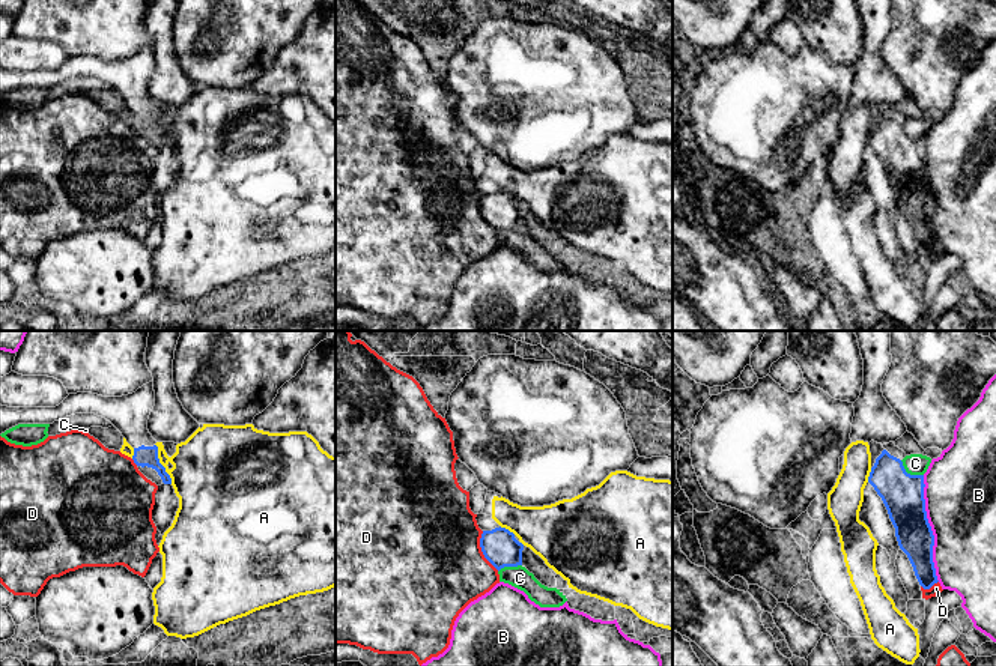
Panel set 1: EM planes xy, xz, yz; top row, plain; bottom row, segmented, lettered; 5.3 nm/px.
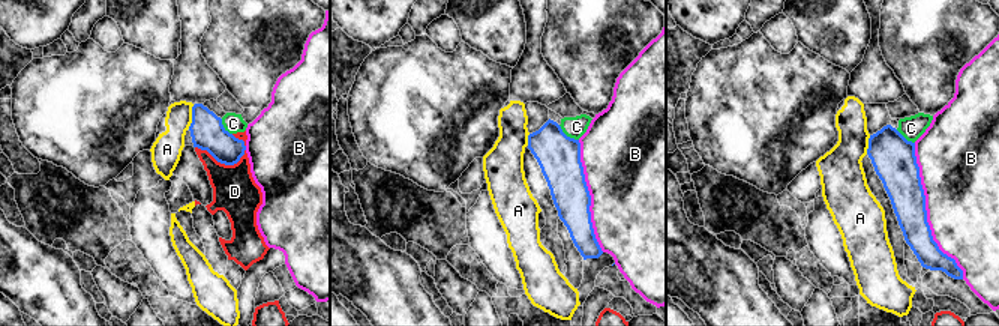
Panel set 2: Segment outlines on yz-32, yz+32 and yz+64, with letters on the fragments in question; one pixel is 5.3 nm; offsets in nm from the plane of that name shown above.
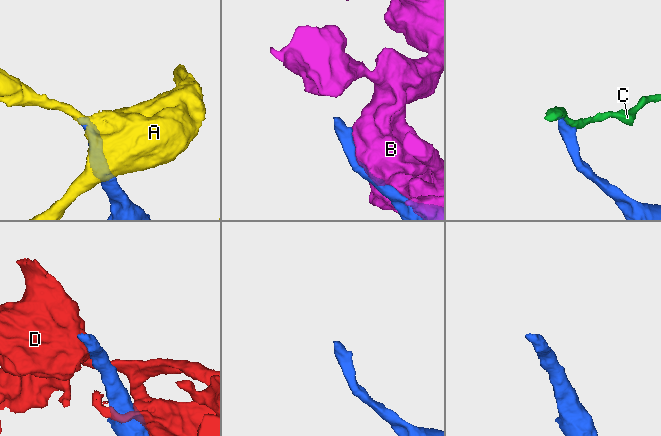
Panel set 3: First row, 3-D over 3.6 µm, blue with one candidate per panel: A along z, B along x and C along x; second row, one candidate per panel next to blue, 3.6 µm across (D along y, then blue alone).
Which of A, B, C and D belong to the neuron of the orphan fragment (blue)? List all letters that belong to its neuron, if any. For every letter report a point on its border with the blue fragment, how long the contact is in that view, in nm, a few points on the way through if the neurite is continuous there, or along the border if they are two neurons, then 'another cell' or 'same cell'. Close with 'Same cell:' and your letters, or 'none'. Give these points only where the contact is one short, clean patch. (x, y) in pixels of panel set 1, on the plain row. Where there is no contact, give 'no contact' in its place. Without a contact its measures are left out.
A: meets blue in xy at (160, 127); contact 240 nm long; border along xy (155, 107), (158, 125), (172, 146); another cell
B: meets blue in yz at (930, 191); contact 550 nm long; another cell
C: meets blue in yz at (909, 137); contact 150 nm long; another cell
D: meets blue in xz at (482, 214); contact 240 nm long; another cell
Same cell: none

